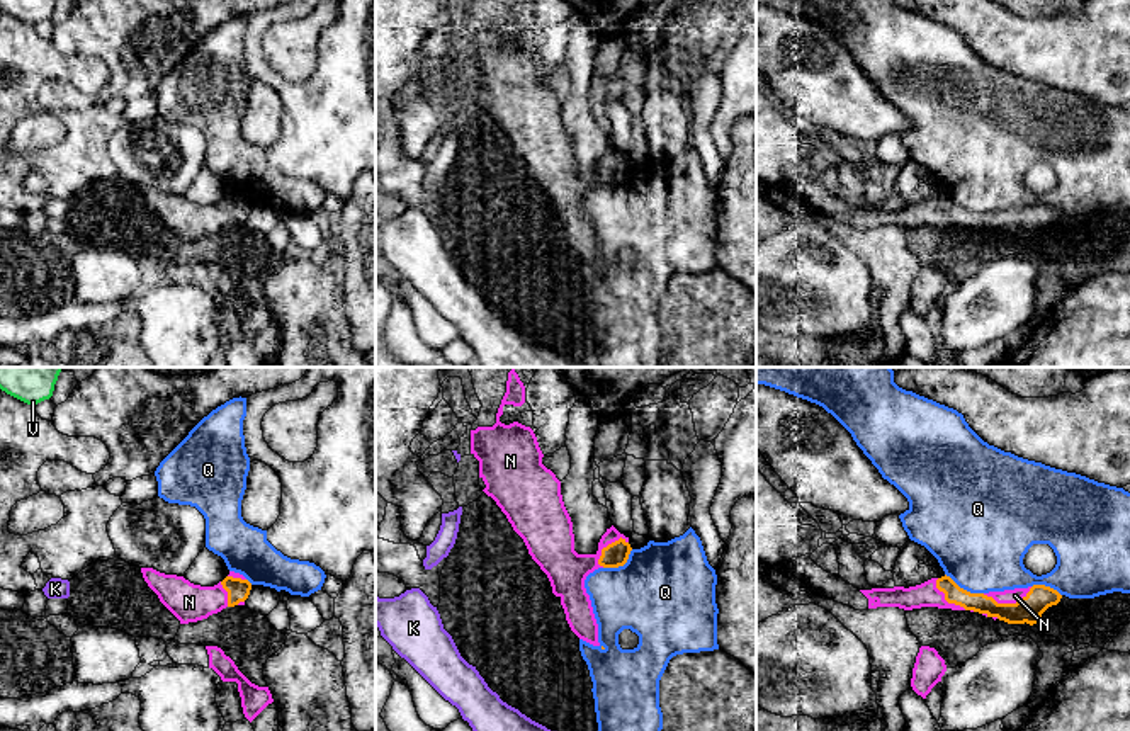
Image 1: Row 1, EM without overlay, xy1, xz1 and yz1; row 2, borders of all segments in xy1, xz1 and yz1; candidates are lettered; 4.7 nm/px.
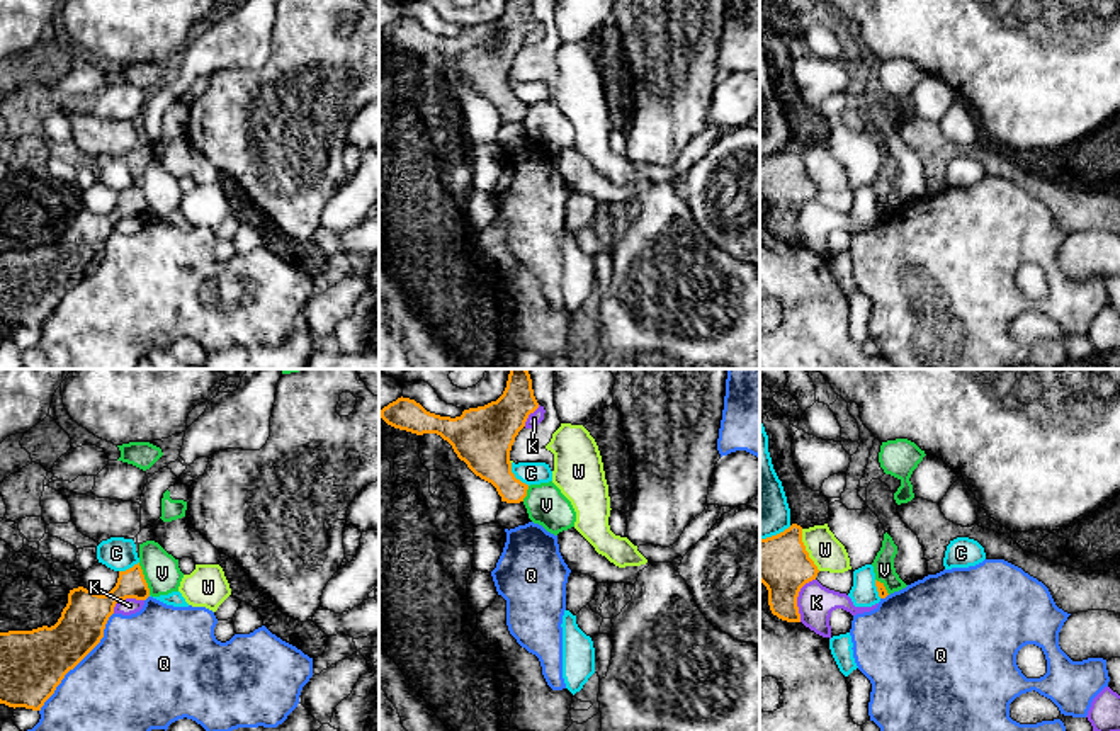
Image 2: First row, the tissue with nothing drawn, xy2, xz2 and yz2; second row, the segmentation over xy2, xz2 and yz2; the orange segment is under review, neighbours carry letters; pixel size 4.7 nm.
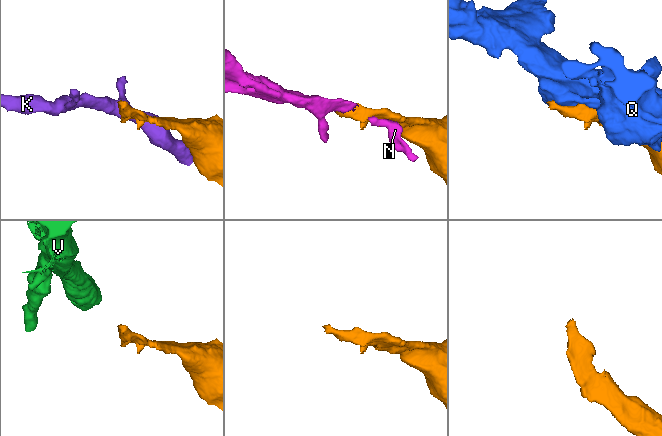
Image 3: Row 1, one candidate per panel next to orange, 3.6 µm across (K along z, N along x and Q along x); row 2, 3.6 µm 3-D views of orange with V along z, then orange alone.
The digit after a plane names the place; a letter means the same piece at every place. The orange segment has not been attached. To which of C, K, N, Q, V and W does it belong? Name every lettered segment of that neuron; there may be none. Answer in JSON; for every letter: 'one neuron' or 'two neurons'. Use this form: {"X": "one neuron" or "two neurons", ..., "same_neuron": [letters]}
{"C": "two neurons", "K": "two neurons", "N": "one neuron", "Q": "two neurons", "V": "two neurons", "W": "two neurons", "same_neuron": ["N"]}

